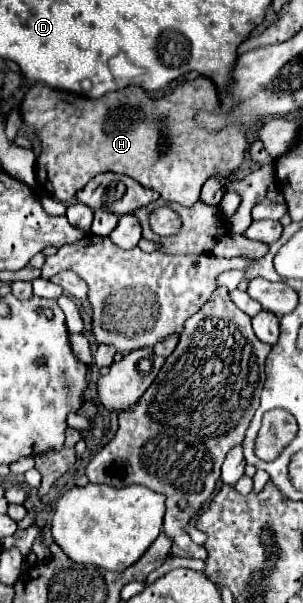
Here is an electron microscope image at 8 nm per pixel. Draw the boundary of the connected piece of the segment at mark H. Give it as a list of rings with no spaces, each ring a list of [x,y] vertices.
[[[205,76],[155,100],[141,86],[127,86],[93,100],[37,82],[25,94],[19,112],[41,140],[37,180],[51,198],[61,202],[69,202],[95,174],[117,172],[149,190],[157,190],[169,202],[193,206],[203,182],[213,174],[229,176],[239,168],[249,146],[239,122],[215,132],[197,124],[199,112],[223,112],[219,92]]]

